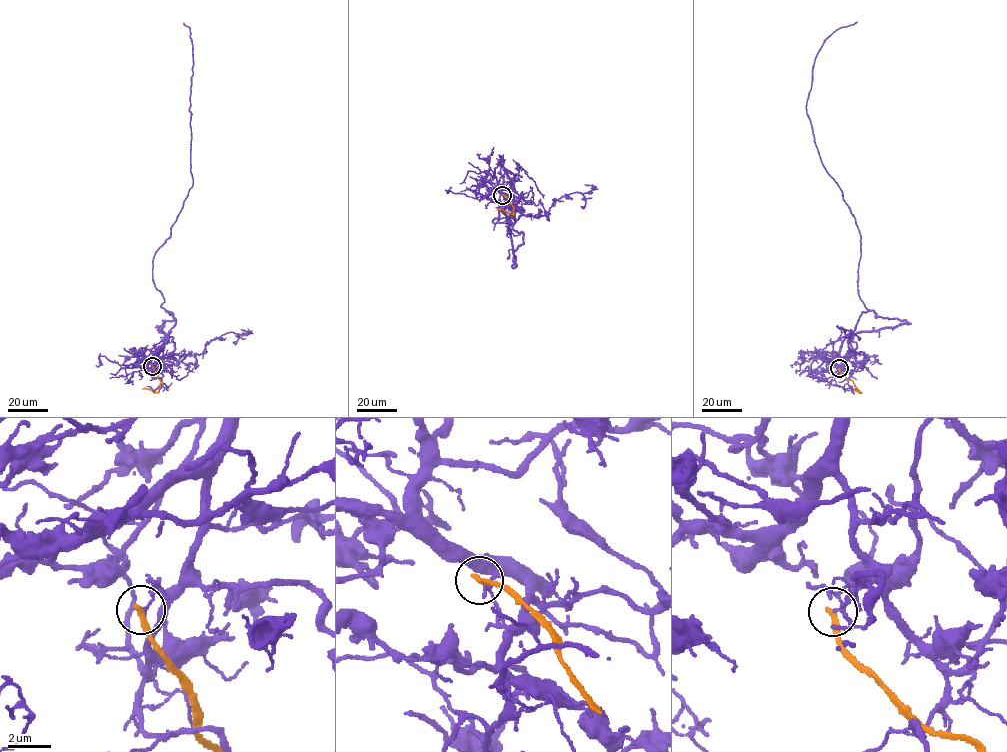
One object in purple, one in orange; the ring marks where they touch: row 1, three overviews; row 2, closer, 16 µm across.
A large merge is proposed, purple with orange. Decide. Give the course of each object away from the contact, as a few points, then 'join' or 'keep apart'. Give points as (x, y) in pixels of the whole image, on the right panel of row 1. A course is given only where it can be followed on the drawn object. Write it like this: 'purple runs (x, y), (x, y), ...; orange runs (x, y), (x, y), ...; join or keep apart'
purple runs (839, 368), (839, 347), (867, 310), (857, 287), (861, 237), (822, 162), (806, 104), (823, 43), (857, 21); orange runs (839, 368), (860, 393), (854, 390); keep apart

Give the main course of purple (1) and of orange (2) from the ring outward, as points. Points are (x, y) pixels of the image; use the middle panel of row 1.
1: (502, 195), (521, 213), (511, 225), (505, 217), (493, 223), (506, 222), (520, 200), (504, 173), (494, 230)
2: (502, 195), (509, 200), (513, 213), (496, 210)

